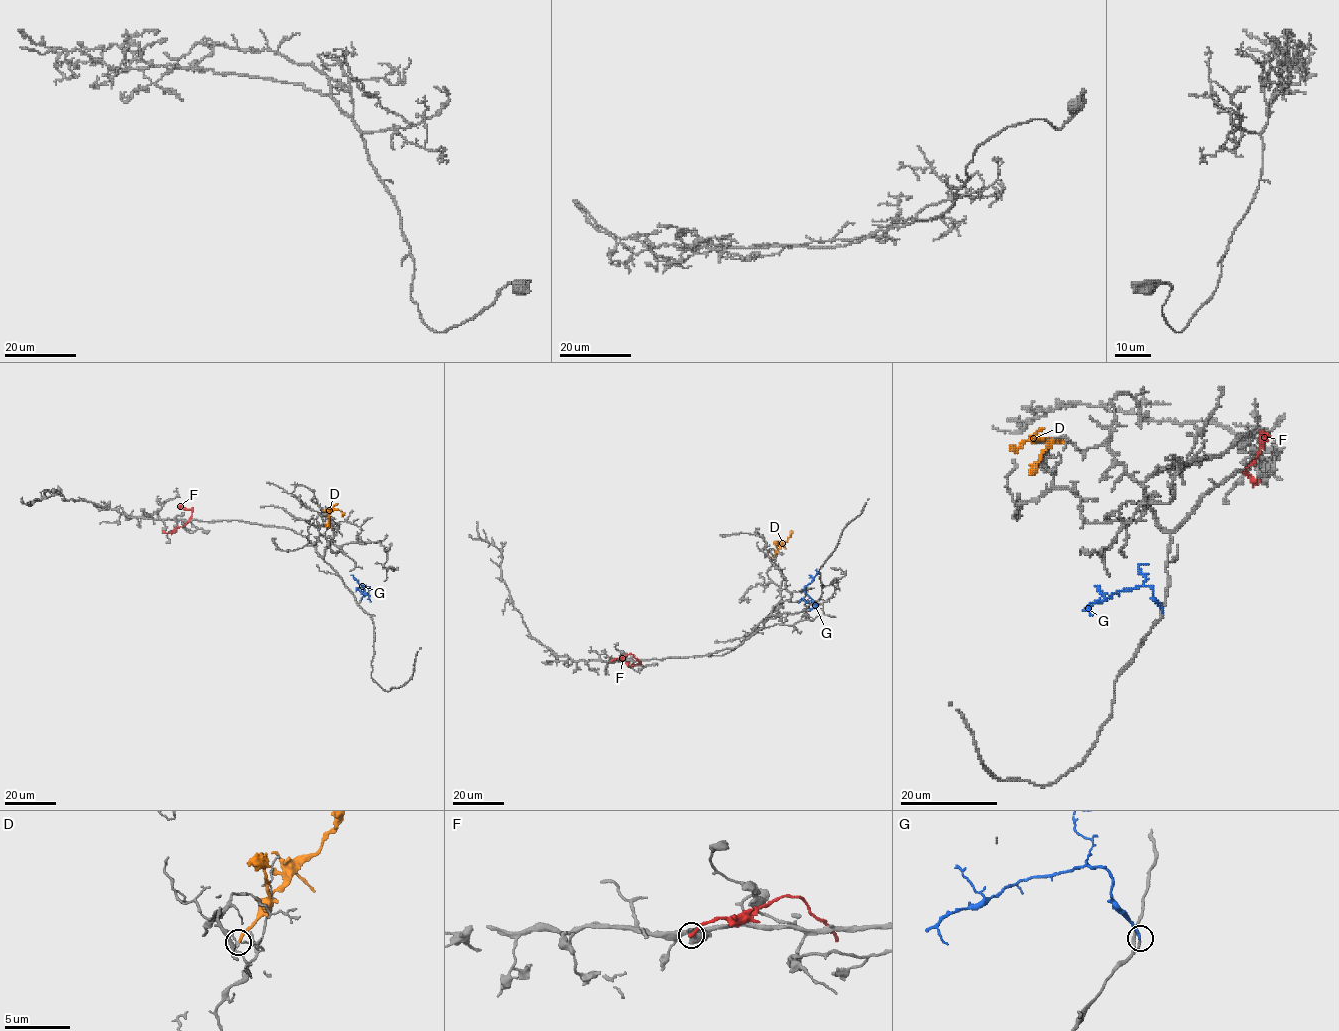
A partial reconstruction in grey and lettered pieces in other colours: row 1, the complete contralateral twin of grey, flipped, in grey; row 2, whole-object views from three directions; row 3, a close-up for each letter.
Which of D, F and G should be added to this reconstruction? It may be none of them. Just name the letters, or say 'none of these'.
G

